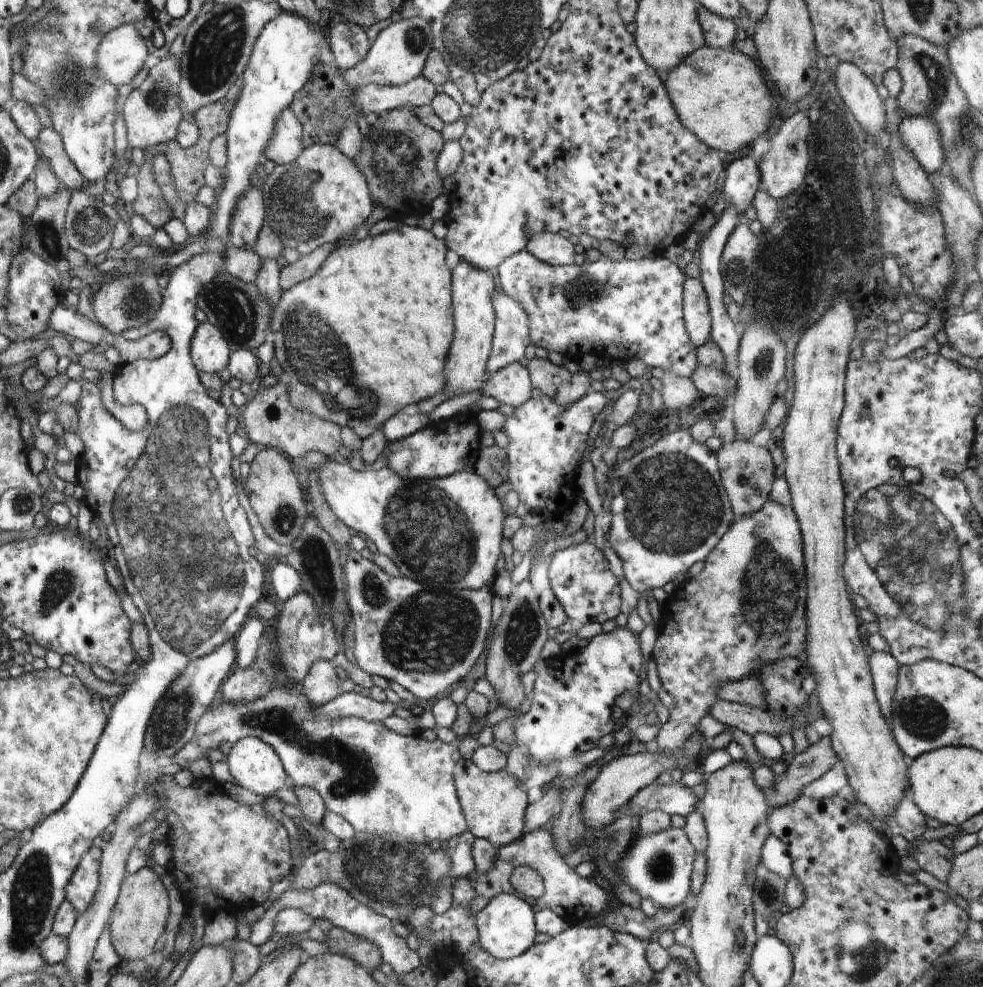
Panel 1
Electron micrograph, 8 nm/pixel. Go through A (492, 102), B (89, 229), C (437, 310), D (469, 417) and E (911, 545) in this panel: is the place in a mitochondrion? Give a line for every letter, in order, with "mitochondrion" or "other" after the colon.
A: other
B: mitochondrion
C: other
D: other
E: mitochondrion

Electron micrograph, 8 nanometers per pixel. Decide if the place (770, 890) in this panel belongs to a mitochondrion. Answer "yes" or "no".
yes

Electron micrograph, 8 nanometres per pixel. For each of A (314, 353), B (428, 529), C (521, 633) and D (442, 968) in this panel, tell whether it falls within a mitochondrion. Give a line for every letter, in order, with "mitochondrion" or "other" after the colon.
A: mitochondrion
B: mitochondrion
C: mitochondrion
D: other

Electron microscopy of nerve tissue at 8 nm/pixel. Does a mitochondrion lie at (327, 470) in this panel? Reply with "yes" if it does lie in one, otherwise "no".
no

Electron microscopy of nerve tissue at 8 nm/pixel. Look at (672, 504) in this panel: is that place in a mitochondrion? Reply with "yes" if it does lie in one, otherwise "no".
yes

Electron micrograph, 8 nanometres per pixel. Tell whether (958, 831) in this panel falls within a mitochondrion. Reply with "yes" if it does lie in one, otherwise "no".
no

